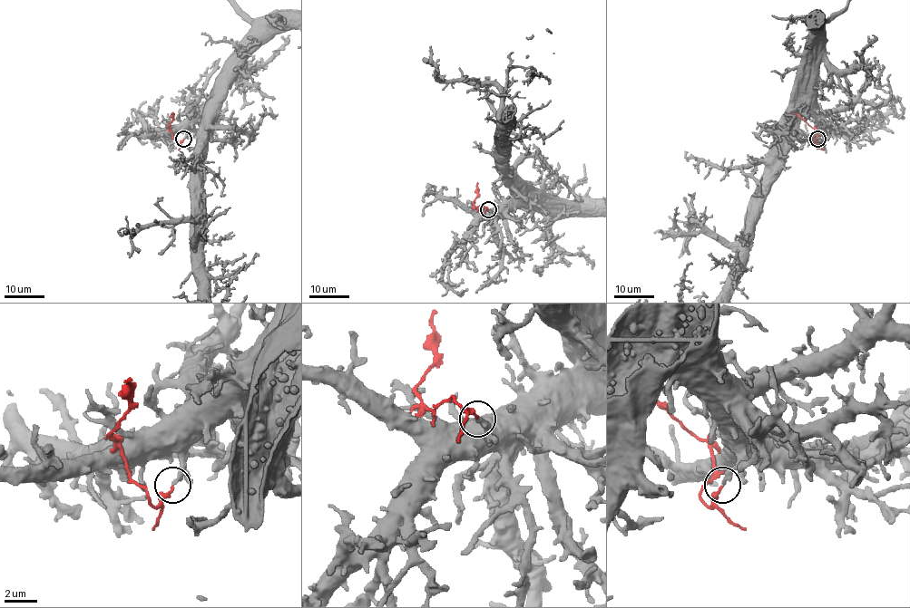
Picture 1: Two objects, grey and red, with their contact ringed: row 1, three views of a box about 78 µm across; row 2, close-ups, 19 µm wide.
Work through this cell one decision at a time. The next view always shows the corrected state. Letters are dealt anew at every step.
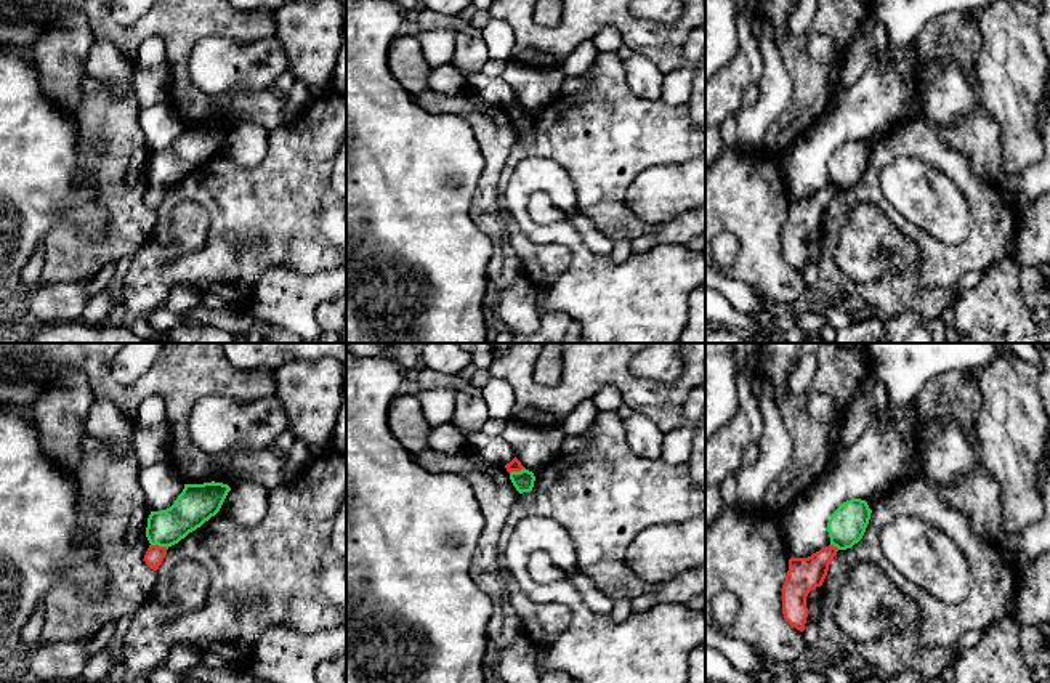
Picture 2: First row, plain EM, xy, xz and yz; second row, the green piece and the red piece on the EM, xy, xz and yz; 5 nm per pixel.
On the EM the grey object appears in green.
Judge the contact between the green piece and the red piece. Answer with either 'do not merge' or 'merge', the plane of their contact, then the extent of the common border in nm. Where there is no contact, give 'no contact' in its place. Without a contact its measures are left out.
do not merge; meets green in xy; contact 90 nm long

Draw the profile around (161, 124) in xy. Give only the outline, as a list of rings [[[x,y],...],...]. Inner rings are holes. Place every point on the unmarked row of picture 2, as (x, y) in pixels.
[[[167,99],[139,112],[139,127],[151,152],[170,149],[184,130],[183,119]]]

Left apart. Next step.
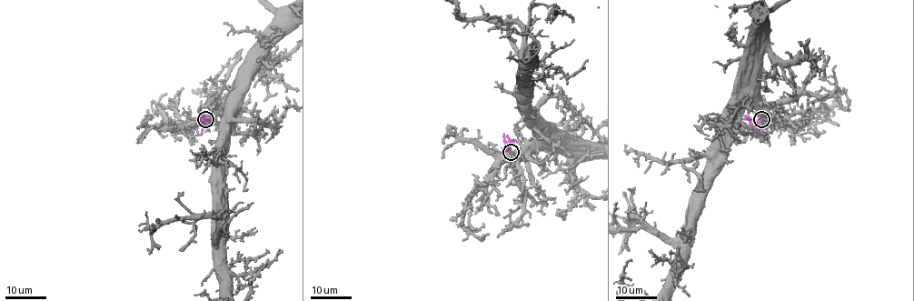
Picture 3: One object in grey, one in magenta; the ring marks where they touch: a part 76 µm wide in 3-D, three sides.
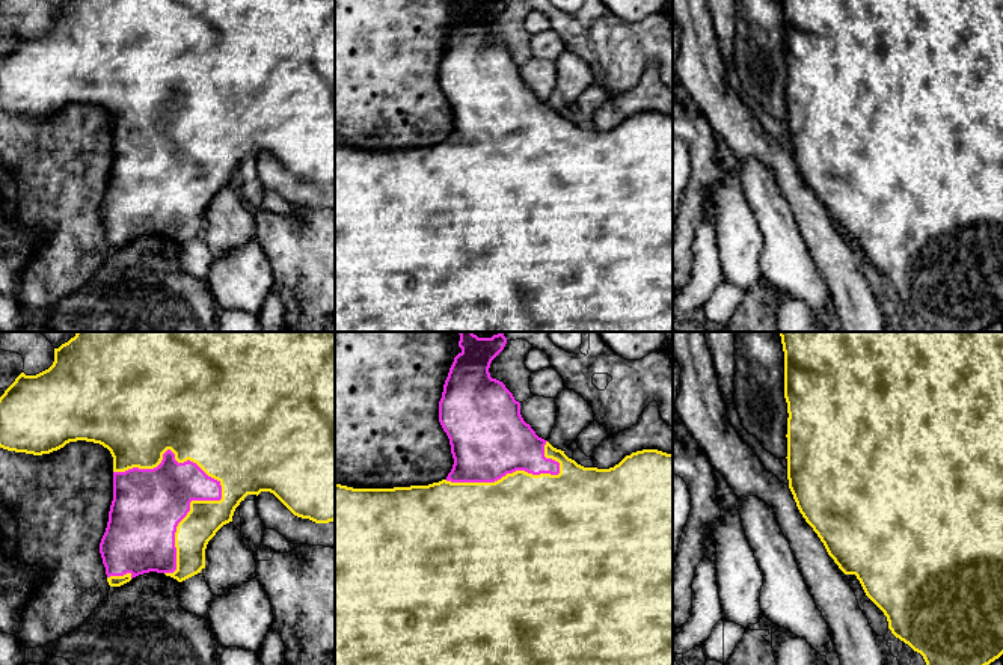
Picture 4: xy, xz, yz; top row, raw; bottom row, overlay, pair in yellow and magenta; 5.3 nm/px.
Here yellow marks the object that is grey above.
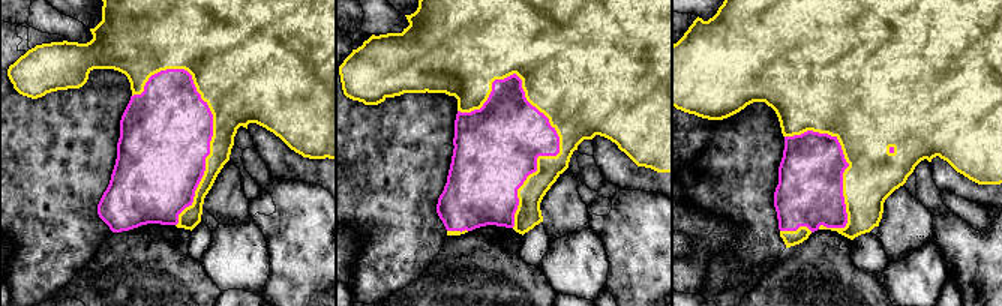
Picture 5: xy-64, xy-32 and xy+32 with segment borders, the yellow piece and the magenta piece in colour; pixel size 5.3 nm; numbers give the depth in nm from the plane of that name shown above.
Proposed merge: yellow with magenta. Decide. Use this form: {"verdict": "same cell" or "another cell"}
{"verdict": "same cell"}

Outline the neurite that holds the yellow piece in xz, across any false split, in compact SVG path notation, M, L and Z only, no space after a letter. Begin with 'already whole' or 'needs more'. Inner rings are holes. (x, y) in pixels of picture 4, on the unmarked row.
needs more; M460 0L460 3L459 3L459 9L460 9L460 11L462 11L462 14L460 14L460 15L459 15L459 17L457 17L457 18L455 18L455 20L454 20L454 24L452 24L452 27L451 27L451 30L449 30L449 35L448 35L448 39L446 39L446 42L445 42L445 47L443 47L443 54L442 54L442 60L440 60L440 63L439 63L439 84L440 84L440 87L442 87L442 90L443 90L443 93L445 93L445 95L446 95L446 98L448 98L448 101L449 101L449 107L451 107L451 116L452 116L452 121L454 121L454 127L452 127L452 131L451 131L451 134L449 134L449 136L448 136L448 139L446 139L446 140L445 140L445 142L442 142L442 143L439 143L439 145L433 145L433 146L428 146L428 148L410 148L410 149L394 149L394 151L353 151L353 149L347 149L347 148L341 148L341 146L335 146L335 332L673 332L673 116L667 116L667 115L662 115L662 113L658 113L658 112L643 112L643 113L636 113L636 115L632 115L632 116L630 116L630 118L626 118L626 119L624 119L624 121L623 121L623 122L621 122L621 124L620 124L620 125L618 125L618 127L615 127L615 128L614 128L614 130L609 130L609 131L597 131L597 130L584 130L584 128L581 128L581 127L578 127L578 125L576 125L576 124L575 124L575 122L572 122L572 121L569 121L569 119L567 119L567 118L566 118L566 116L564 116L564 113L561 113L561 112L557 112L557 110L554 110L554 109L552 109L552 107L551 107L551 106L549 106L549 104L548 104L548 103L544 103L544 101L541 101L541 100L538 100L538 98L537 98L537 97L535 97L535 93L534 93L534 92L532 92L532 90L531 90L531 87L529 87L529 86L526 86L526 84L525 84L525 83L523 83L523 80L522 80L522 77L520 77L520 65L519 65L519 63L516 63L516 62L514 62L514 59L513 59L513 56L511 56L511 54L510 54L510 53L508 53L508 51L507 51L507 50L505 50L505 47L504 47L504 45L502 45L502 44L499 44L499 42L496 42L496 41L492 41L492 39L490 39L490 35L489 35L489 30L490 30L490 26L492 26L492 23L493 23L493 21L495 21L495 20L496 20L496 18L498 18L498 17L499 17L499 15L501 15L501 14L502 14L502 12L504 12L504 9L505 9L505 6L507 6L507 0Z

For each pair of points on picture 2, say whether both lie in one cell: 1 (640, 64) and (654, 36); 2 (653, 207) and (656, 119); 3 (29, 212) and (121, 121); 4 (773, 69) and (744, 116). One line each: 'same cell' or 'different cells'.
1: different cells
2: different cells
3: different cells
4: same cell

